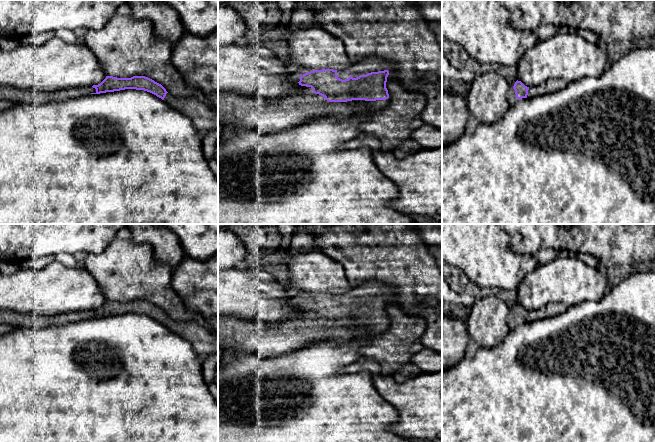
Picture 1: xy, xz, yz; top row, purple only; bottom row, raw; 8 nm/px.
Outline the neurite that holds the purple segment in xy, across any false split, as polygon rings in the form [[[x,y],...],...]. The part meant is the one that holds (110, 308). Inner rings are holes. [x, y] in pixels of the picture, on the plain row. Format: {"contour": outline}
{"contour": [[[106,300],[98,309],[67,312],[54,316],[37,316],[0,310],[0,323],[9,325],[12,329],[19,327],[47,328],[50,326],[71,324],[90,318],[100,318],[125,313],[144,314],[156,319],[172,332],[184,338],[201,358],[213,353],[218,353],[218,316],[206,319],[209,326],[216,331],[216,333],[213,334],[205,325],[199,324],[194,320],[173,320],[169,318],[161,308],[145,300],[133,300],[131,302]]]}

